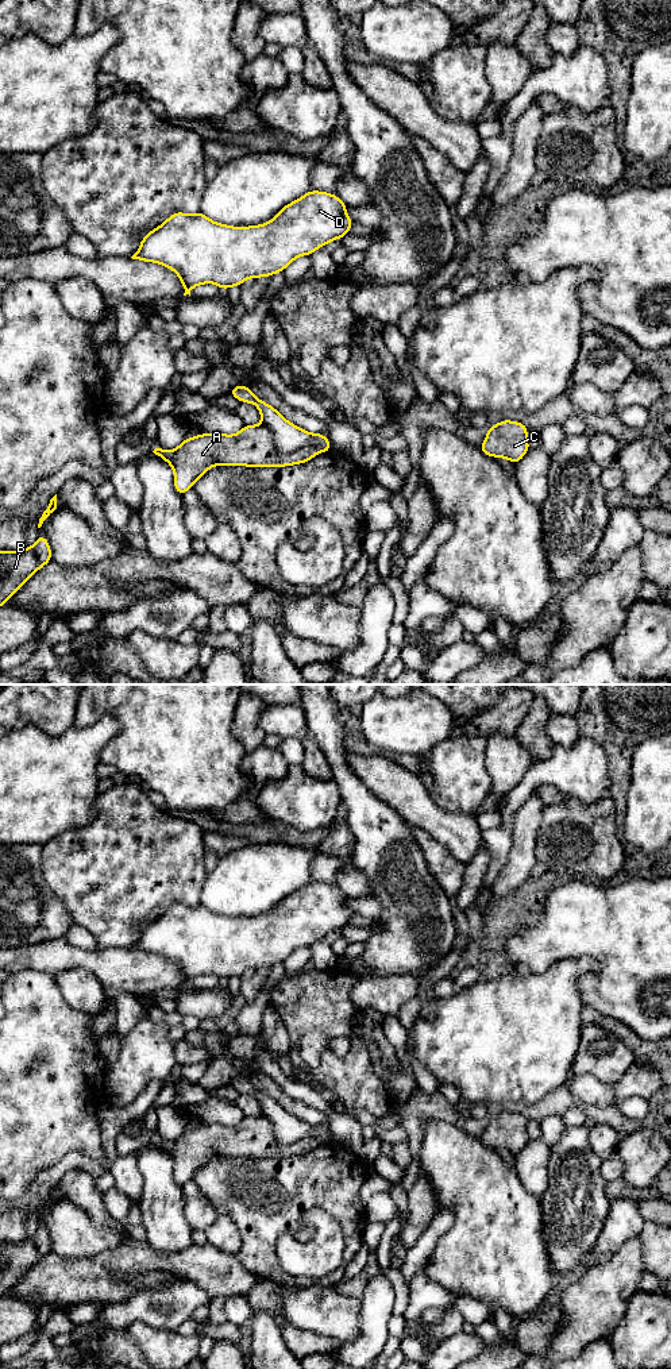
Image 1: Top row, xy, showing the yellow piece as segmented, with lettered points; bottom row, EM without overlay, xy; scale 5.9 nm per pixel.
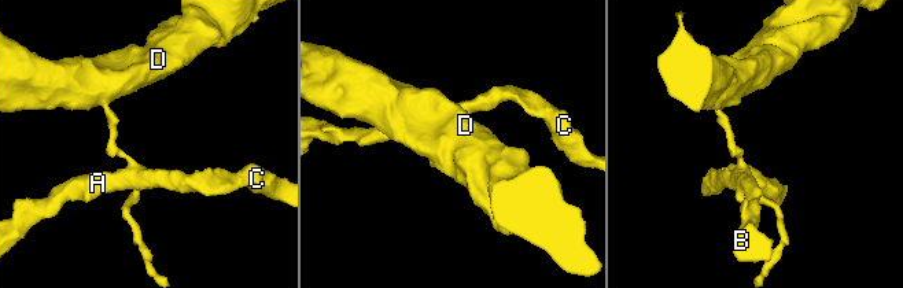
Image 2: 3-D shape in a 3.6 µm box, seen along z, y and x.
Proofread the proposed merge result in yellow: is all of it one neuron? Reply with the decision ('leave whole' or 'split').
split

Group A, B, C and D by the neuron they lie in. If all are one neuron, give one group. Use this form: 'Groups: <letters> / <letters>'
Groups: A B C / D

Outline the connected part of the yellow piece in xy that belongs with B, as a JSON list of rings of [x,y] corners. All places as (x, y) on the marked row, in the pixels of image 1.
[[[38,535],[35,544],[20,551],[0,551],[0,606],[26,585],[27,579],[51,562],[49,540]]]

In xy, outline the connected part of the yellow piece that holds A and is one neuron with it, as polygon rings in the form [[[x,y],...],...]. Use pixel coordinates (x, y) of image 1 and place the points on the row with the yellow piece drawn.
[[[259,424],[244,425],[236,435],[212,432],[186,437],[176,450],[155,448],[153,452],[173,467],[174,487],[182,495],[212,466],[285,467],[311,460],[319,450],[302,447],[279,454],[271,429]]]

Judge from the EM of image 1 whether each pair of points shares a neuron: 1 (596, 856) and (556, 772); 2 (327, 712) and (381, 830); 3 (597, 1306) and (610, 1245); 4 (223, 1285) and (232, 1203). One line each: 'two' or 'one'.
1: two
2: one
3: two
4: two

